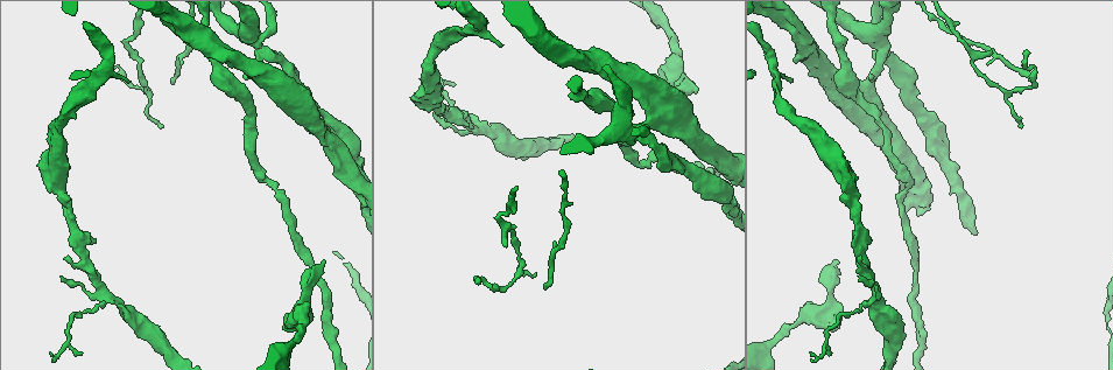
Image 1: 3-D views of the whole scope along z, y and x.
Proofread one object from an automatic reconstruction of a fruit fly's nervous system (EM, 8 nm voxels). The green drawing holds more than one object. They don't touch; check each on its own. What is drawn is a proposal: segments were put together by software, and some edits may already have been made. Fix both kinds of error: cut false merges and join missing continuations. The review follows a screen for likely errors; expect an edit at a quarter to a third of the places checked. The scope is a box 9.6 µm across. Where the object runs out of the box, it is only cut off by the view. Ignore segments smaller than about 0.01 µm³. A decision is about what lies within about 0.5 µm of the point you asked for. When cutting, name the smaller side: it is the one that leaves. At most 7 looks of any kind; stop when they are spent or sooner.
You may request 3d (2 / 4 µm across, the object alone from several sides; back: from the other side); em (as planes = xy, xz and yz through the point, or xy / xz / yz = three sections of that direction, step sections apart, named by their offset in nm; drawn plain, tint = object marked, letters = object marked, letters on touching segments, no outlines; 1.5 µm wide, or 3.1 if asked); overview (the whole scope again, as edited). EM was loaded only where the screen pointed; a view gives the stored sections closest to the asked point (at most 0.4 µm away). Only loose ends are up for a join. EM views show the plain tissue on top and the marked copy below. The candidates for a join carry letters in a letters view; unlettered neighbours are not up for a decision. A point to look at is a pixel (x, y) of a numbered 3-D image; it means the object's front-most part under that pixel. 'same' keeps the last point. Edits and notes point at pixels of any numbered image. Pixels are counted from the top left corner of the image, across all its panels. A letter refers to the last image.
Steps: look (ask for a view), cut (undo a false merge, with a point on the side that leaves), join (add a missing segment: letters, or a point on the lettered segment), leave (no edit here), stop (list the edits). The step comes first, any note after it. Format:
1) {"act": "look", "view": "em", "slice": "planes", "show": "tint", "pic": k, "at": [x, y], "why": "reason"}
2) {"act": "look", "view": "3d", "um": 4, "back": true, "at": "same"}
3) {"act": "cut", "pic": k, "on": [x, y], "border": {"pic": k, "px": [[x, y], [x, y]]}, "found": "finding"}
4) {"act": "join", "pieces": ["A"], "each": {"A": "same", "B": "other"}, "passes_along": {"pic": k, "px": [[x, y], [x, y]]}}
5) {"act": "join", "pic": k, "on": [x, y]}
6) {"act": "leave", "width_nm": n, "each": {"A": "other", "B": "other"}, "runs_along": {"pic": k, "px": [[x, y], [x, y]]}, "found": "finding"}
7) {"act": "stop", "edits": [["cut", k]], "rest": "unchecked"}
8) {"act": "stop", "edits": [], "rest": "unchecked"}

{"act": "look", "view": "3d", "um": 2, "pic": 1, "at": [791, 82], "why": "free end"}

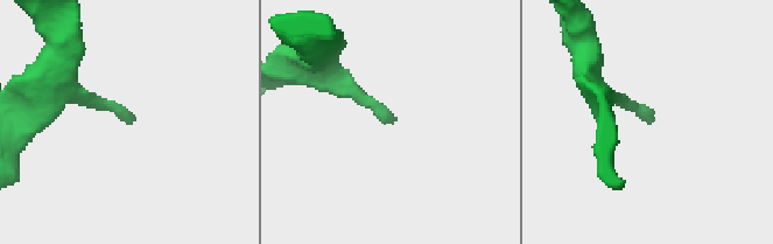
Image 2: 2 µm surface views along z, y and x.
{"act": "look", "view": "em", "slice": "xy", "step": 8, "show": "letters", "pic": 2, "at": [127, 122]}

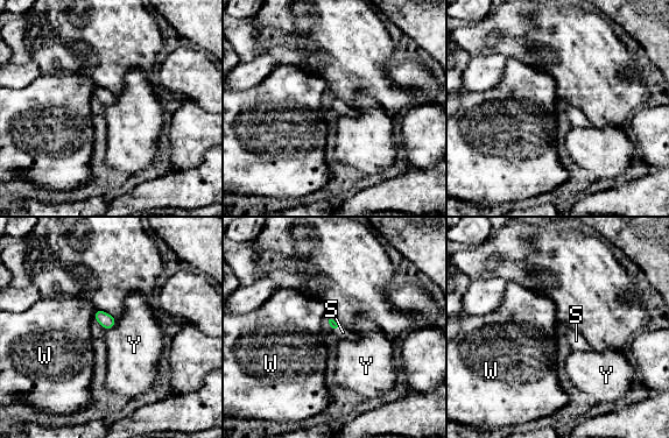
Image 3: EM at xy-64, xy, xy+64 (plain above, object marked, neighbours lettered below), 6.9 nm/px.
{"act": "look", "view": "em", "slice": "planes", "show": "letters", "at": "same"}

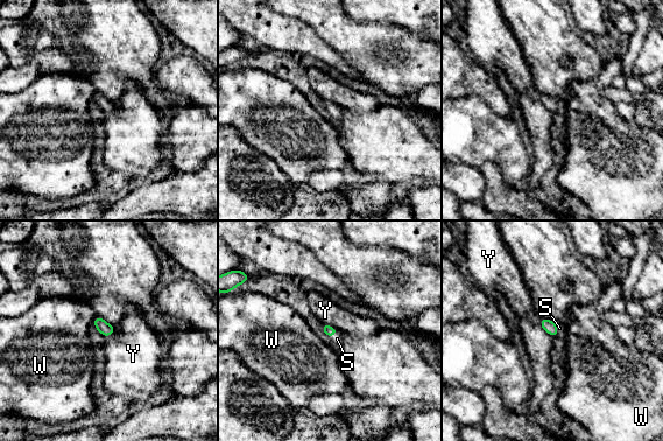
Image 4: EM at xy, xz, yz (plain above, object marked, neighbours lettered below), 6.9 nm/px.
{"act": "join", "pic": 4, "on": [337, 338], "each": {"S": "same", "W": "other", "Y": "other"}, "passes_along": {"pic": 4, "px": [[328, 330], [331, 335], [337, 338]]}, "found": "the neuron continues"}

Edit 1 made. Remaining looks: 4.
{"act": "look", "view": "em", "slice": "planes", "show": "letters", "pic": 1, "at": [305, 323], "why": "sudden change in width"}

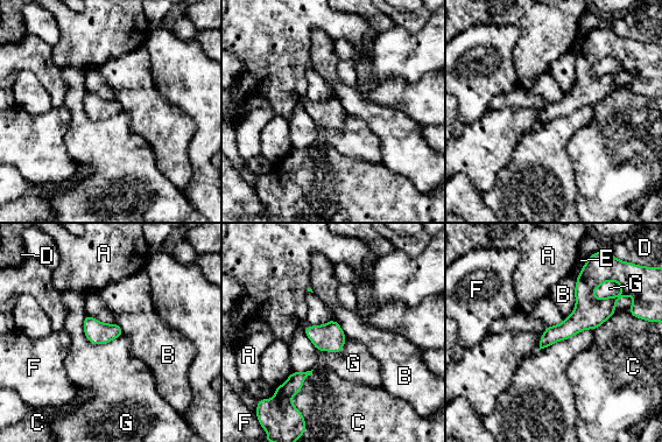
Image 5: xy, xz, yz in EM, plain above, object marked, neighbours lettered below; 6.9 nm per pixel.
{"act": "leave", "each": {"A": "other", "B": "other", "C": "other", "D": "other", "E": "other", "F": "other", "G": "other"}, "border": {"pic": 5, "px": [[621, 286], [618, 294], [593, 296]]}, "found": "continuous, no second neuron"}

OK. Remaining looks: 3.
{"act": "look", "view": "em", "slice": "xy", "step": 8, "show": "letters", "pic": 1, "at": [916, 277]}

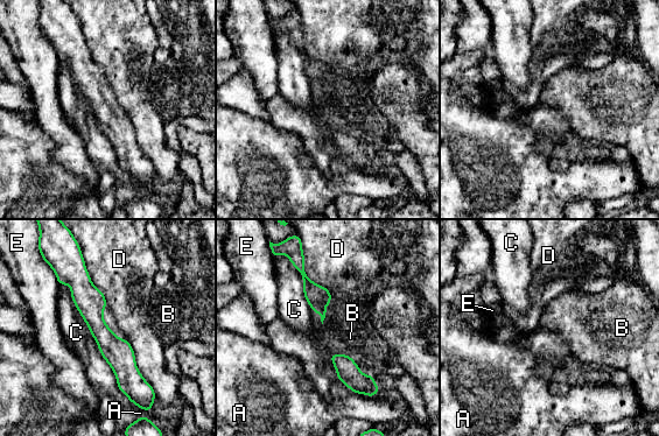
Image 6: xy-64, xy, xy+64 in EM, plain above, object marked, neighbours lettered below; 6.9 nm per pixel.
{"act": "leave", "width_nm": 70, "each": {"A": "other", "B": "other", "C": "other", "D": "other", "E": "other"}, "runs_along": {"pic": 6, "px": [[79, 266], [131, 395]]}, "found": "continuous, no second neuron"}

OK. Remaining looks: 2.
{"act": "stop", "edits": [["join", 4]], "rest": "unchecked"}

